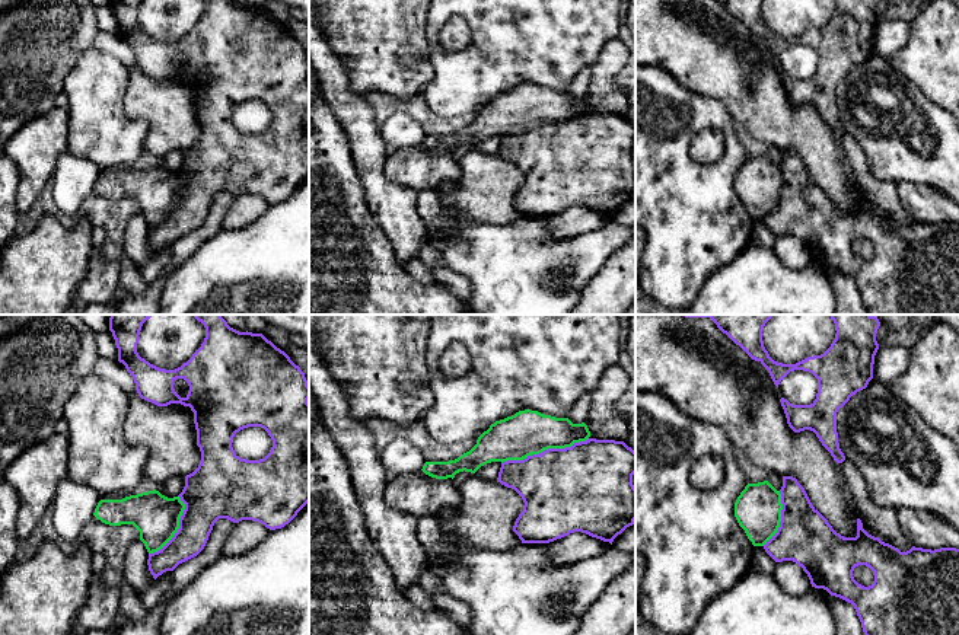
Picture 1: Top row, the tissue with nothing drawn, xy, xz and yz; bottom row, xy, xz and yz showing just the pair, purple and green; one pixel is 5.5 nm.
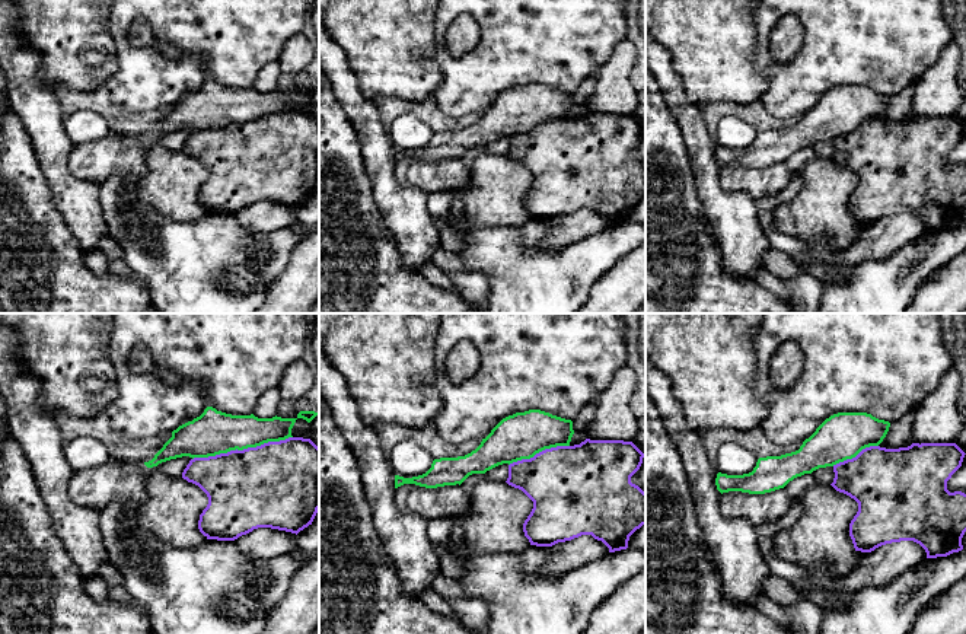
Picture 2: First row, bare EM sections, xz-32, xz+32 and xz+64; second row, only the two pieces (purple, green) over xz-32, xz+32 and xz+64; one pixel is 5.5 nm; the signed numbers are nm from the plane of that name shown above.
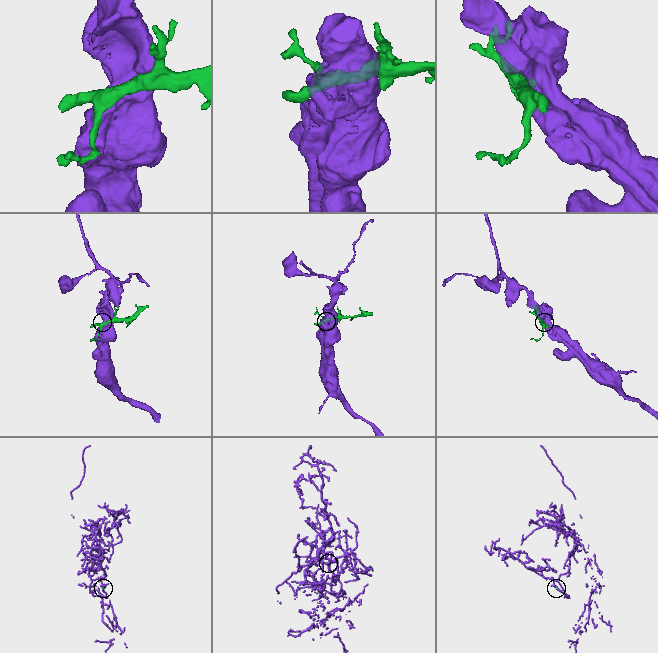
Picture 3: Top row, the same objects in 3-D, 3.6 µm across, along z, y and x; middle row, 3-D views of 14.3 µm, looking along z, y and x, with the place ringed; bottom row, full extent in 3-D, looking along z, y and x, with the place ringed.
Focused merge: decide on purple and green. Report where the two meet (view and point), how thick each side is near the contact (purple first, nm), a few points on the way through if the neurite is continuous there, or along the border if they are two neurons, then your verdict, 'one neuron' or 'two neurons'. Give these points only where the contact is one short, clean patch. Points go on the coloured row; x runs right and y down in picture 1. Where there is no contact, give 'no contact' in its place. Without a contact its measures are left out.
contact xz (545, 450); calibres 460 and 240 nm; two neurons

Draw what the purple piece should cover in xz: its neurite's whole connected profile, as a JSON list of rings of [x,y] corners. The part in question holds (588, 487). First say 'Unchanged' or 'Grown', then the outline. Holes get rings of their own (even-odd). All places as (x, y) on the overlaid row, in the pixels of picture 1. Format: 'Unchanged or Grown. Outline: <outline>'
Unchanged. Outline: [[[589,438],[523,460],[503,462],[497,482],[514,489],[525,502],[513,526],[522,543],[549,543],[582,532],[612,545],[635,521],[634,473],[635,451],[624,441]]]

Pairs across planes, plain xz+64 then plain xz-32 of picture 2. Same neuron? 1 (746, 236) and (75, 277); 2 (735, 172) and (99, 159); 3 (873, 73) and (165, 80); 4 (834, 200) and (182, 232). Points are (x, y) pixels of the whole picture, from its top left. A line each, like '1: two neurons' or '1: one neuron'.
1: two neurons
2: one neuron
3: one neuron
4: two neurons

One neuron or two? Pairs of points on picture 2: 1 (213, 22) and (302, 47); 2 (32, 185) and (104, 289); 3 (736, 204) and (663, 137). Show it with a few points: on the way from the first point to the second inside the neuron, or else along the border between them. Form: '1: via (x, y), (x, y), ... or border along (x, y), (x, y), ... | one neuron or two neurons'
1: border along (300, 31), (287, 41), (277, 60) | two neurons
2: via (32, 213), (76, 271) | one neuron
3: border along (681, 128), (698, 196) | two neurons

